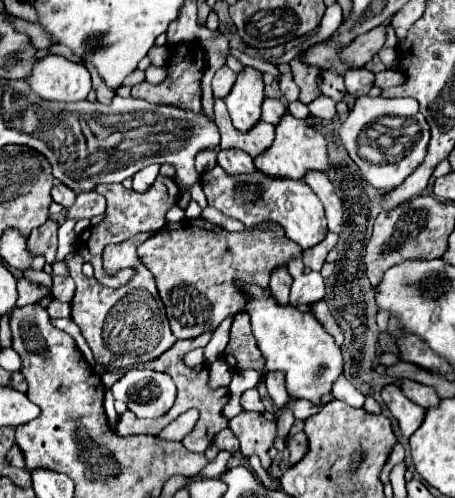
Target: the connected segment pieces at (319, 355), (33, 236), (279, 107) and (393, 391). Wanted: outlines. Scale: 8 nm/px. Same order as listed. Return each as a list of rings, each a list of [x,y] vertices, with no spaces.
[[[241,285],[249,295],[247,311],[251,315],[253,335],[259,343],[259,349],[265,357],[265,369],[281,371],[285,375],[285,387],[291,397],[309,399],[319,405],[325,395],[331,395],[333,383],[343,373],[343,357],[339,345],[333,337],[311,317],[295,309],[293,305],[279,307],[271,295],[265,295],[261,289]]]
[[[47,219],[41,227],[33,229],[27,237],[27,249],[33,255],[45,257],[45,261],[49,263],[55,261],[55,253],[57,253],[57,227],[53,223],[57,221]]]
[[[265,99],[261,105],[261,119],[267,123],[275,123],[279,121],[279,117],[287,111],[287,107],[279,101],[279,99]]]
[[[385,385],[381,391],[381,399],[389,407],[391,415],[399,421],[401,433],[405,437],[411,437],[411,433],[415,433],[415,429],[421,425],[425,409],[421,405],[415,405],[413,401],[409,401],[397,385]]]

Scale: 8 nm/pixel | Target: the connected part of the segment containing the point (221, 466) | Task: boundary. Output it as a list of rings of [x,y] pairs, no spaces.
[[[223,450],[220,451],[216,458],[209,462],[199,474],[206,478],[214,478],[219,476],[220,473],[223,473],[226,470],[226,465],[231,457],[231,453]]]

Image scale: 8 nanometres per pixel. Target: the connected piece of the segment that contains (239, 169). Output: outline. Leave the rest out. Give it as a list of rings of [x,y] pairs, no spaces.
[[[221,149],[217,153],[217,163],[227,173],[251,173],[251,169],[255,169],[251,155],[241,149]]]

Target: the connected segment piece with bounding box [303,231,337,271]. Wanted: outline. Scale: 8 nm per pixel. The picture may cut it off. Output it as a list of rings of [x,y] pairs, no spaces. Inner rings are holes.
[[[329,231],[325,235],[325,241],[323,243],[319,243],[319,245],[303,251],[303,263],[305,263],[305,267],[307,269],[313,269],[313,271],[319,271],[323,267],[323,263],[325,263],[327,253],[335,247],[335,243],[337,243],[337,233],[331,233]]]

